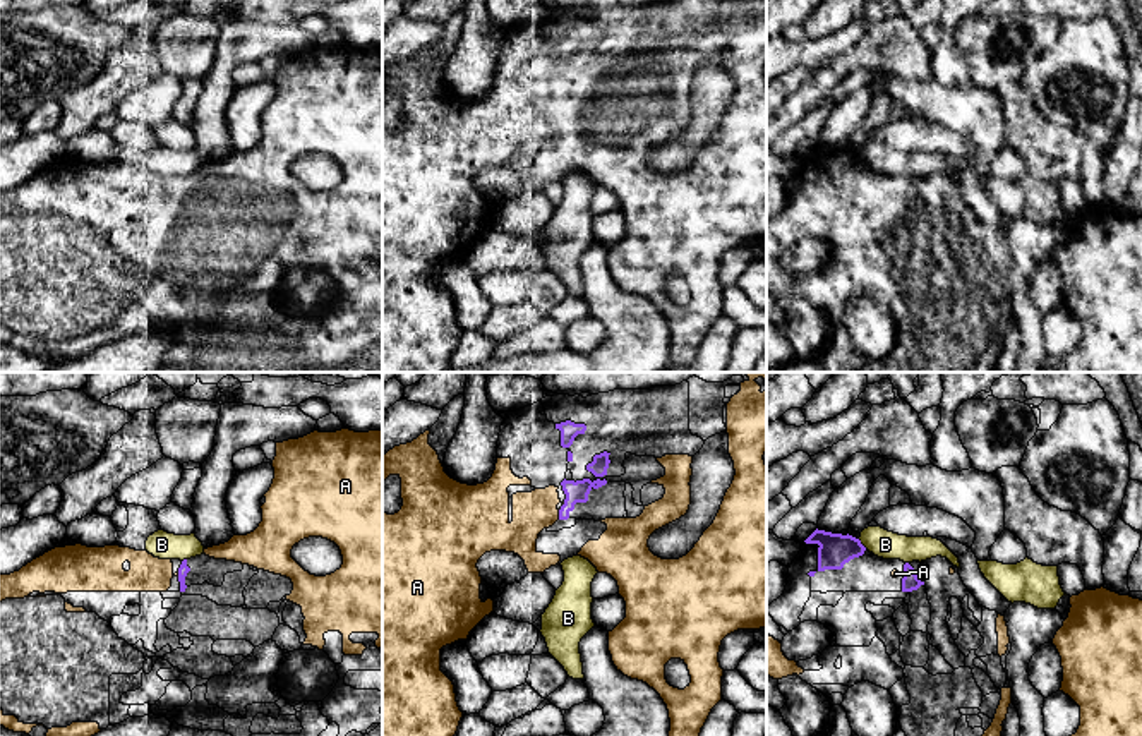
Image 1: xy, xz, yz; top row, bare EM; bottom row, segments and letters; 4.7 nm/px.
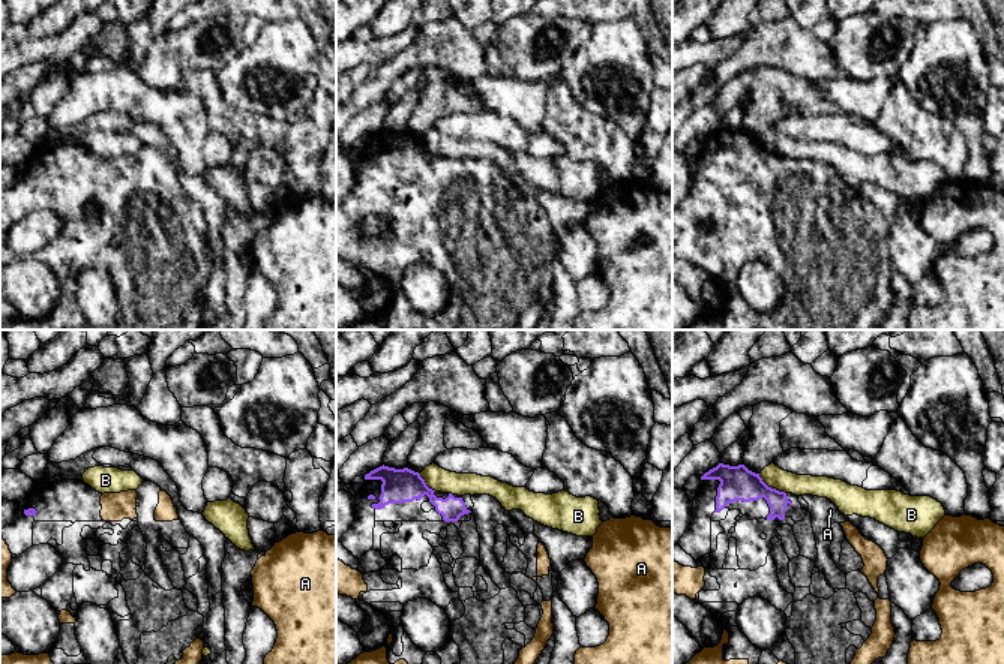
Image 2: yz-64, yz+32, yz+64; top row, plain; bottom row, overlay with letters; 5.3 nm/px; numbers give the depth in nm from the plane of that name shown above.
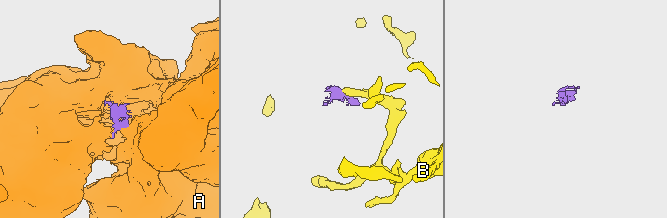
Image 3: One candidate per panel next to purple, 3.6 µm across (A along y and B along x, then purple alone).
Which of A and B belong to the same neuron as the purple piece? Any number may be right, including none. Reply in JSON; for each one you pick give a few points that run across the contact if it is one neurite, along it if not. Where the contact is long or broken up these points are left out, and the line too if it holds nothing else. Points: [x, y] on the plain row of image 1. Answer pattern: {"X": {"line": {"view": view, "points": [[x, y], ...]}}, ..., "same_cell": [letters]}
{"same_cell": ["A"]}

